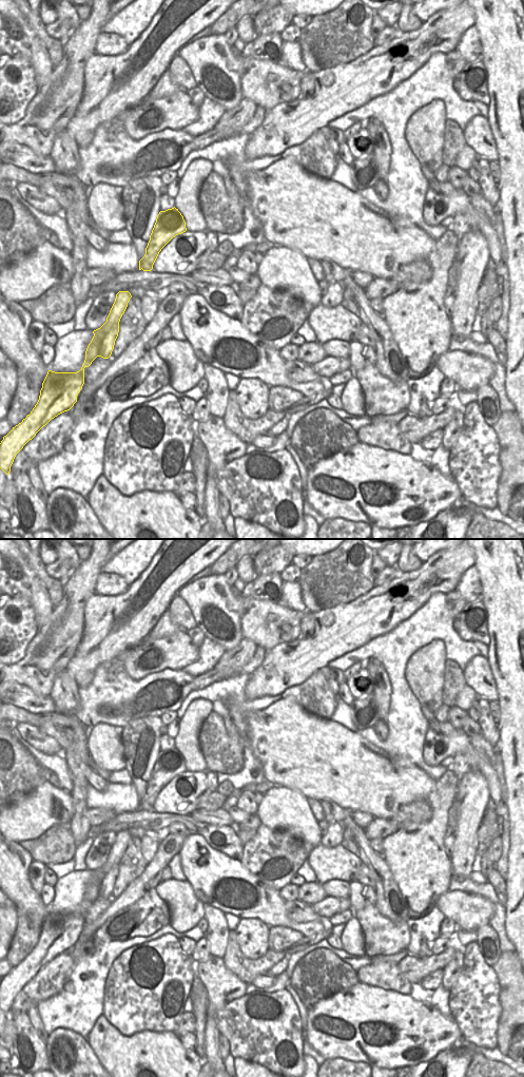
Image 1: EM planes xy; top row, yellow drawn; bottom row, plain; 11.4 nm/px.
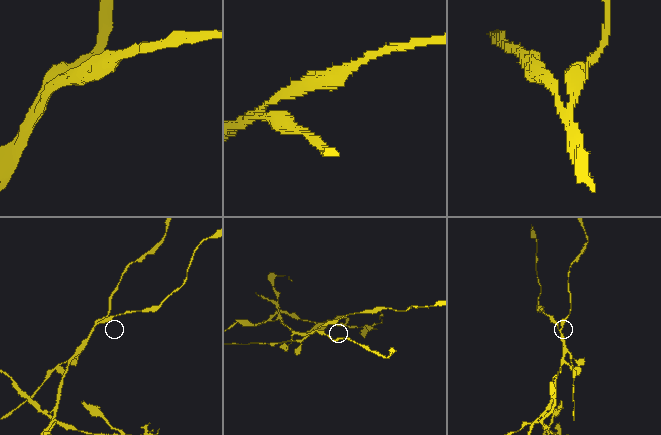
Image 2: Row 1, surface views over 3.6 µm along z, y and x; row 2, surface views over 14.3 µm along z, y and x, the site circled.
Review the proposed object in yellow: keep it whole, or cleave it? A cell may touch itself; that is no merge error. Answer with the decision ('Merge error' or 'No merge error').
Merge error.

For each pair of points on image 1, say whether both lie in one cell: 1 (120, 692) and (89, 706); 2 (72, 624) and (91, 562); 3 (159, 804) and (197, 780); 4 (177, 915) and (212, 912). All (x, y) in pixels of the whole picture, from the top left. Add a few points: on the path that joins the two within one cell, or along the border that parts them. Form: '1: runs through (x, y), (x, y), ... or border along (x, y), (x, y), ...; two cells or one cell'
1: runs through (113, 697), (96, 705); one cell
2: runs through (72, 609), (75, 594), (83, 578); one cell
3: runs through (172, 799), (188, 797), (196, 792); one cell
4: border along (202, 904), (205, 916); two cells

